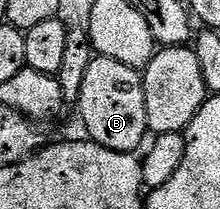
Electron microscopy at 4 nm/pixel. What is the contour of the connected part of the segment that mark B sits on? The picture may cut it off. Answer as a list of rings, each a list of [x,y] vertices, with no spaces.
[[[93,56],[90,67],[86,67],[86,79],[82,79],[78,108],[88,128],[87,136],[102,147],[131,153],[139,150],[139,145],[143,146],[149,136],[143,76],[126,63],[118,63],[118,59]]]

